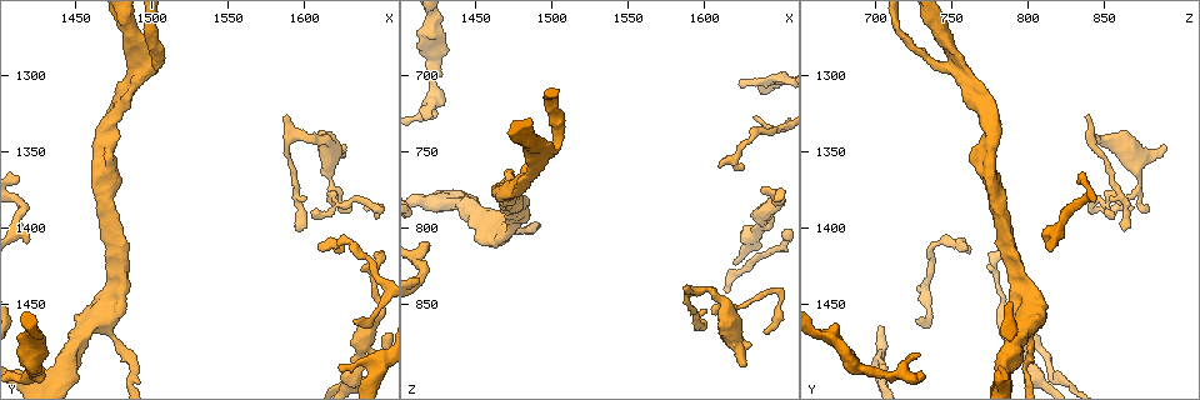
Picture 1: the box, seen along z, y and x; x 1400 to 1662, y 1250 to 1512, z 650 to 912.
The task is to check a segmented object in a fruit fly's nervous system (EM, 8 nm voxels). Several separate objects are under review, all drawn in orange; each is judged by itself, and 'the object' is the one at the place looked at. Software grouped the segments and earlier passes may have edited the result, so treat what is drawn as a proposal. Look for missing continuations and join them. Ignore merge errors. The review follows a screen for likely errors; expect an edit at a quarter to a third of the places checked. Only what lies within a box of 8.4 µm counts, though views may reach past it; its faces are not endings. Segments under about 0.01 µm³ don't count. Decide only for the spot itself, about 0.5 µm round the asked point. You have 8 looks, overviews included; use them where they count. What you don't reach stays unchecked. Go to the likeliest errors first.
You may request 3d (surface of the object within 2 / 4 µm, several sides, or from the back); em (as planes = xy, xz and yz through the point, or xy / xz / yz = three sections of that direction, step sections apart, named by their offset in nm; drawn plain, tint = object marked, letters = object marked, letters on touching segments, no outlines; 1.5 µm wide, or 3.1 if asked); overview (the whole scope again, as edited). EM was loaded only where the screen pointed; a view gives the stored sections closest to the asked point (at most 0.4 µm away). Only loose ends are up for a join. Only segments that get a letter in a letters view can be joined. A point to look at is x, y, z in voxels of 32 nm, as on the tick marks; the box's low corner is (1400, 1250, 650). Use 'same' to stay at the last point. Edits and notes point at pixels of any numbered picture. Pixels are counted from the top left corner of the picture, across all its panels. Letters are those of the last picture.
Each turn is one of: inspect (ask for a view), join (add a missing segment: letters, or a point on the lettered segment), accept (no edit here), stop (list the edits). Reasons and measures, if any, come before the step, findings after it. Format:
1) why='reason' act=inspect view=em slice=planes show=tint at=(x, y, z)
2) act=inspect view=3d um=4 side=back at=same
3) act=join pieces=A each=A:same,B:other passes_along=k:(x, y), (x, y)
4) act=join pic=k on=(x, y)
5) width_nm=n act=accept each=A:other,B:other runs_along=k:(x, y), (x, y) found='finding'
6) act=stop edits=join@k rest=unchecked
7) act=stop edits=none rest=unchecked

why='free end' act=inspect view=em slice=planes show=plain at=(1628, 1346, 890)

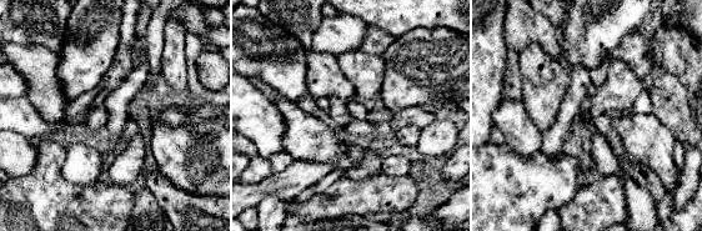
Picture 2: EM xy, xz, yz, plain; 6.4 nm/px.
why='see the neighbours' act=inspect view=em slice=planes show=letters at=same

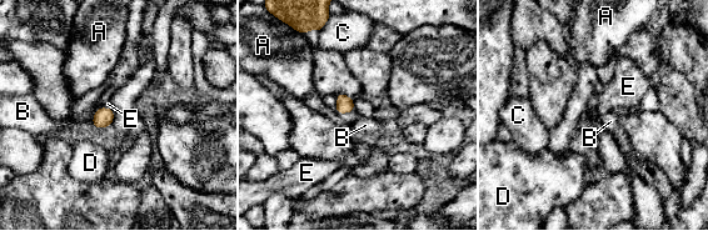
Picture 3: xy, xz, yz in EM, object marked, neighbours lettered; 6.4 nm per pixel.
act=join pieces=E each=A:other,B:other,C:other,D:other,E:same passes_along=3:(345, 104), (345, 113), (349, 117) found='the cell continues'

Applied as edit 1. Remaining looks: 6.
act=inspect view=overview

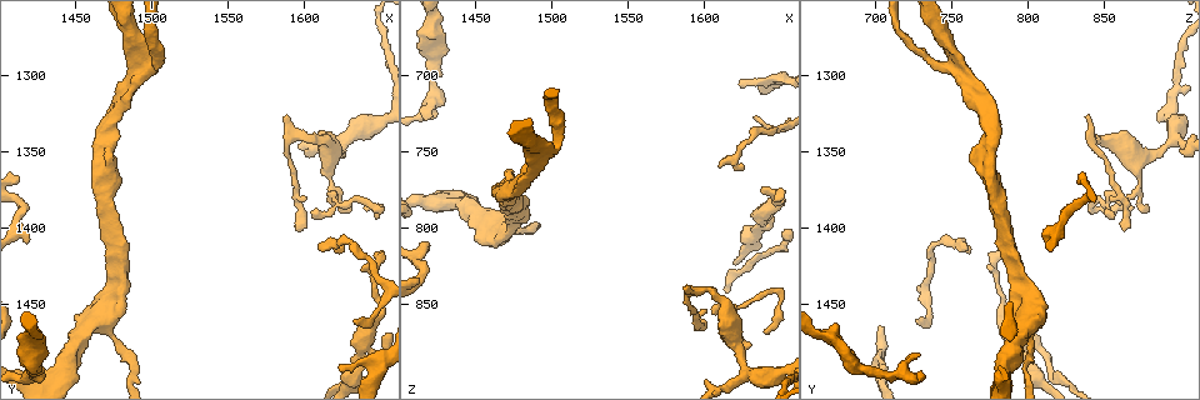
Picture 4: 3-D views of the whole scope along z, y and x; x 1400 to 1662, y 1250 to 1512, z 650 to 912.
why='an open end' act=inspect view=3d um=4 side=back at=(1416, 1482, 730)

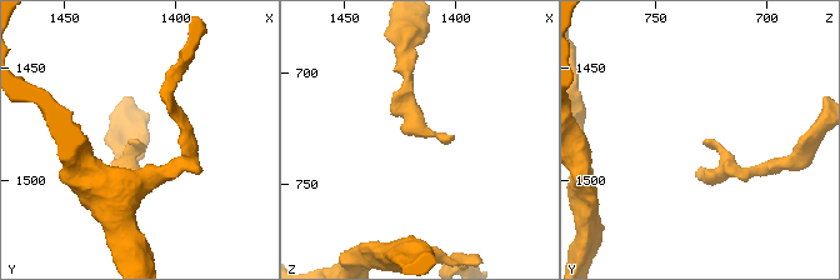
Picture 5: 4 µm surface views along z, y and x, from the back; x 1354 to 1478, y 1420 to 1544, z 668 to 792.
arm_widths_nm=200,240 why='need the tissue' act=inspect view=em slice=planes show=letters at=(1416, 1484, 729)

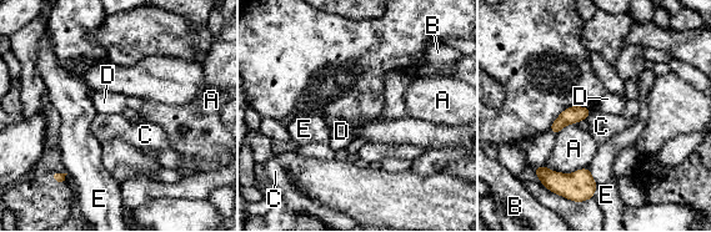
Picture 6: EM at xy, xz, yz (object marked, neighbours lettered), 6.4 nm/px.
act=accept each=A:other,B:other,C:other,D:other,E:other border=6:(591, 110), (586, 119) found='none of them fits'

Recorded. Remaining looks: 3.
act=inspect view=3d um=2 at=(1622, 1492, 704)

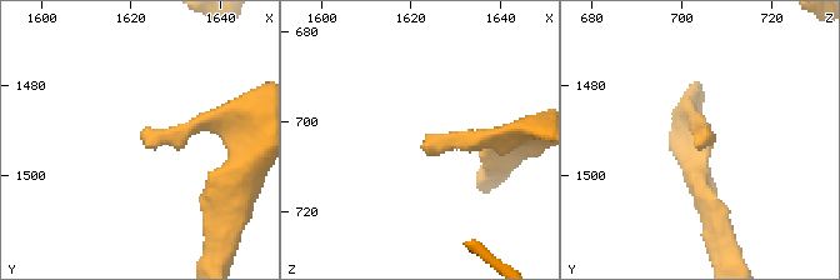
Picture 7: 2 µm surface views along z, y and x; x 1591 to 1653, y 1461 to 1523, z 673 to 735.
why='need the tissue' act=inspect view=em slice=planes show=letters at=(1622, 1492, 703)

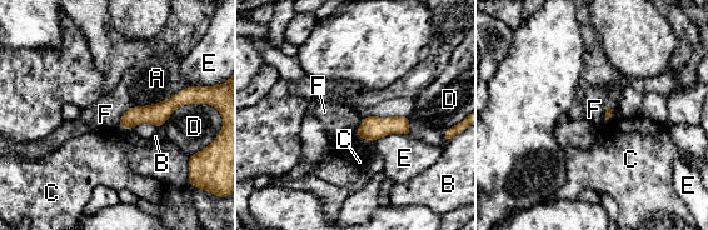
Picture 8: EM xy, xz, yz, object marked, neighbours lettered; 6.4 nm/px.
longest_contact=A:400nm act=accept each=A:other,B:other,C:other,D:other,E:other,F:other border=8:(126, 110), (118, 126) found='no lettered segment goes on from it'

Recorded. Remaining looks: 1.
act=stop edits=join@3 rest=unchecked

